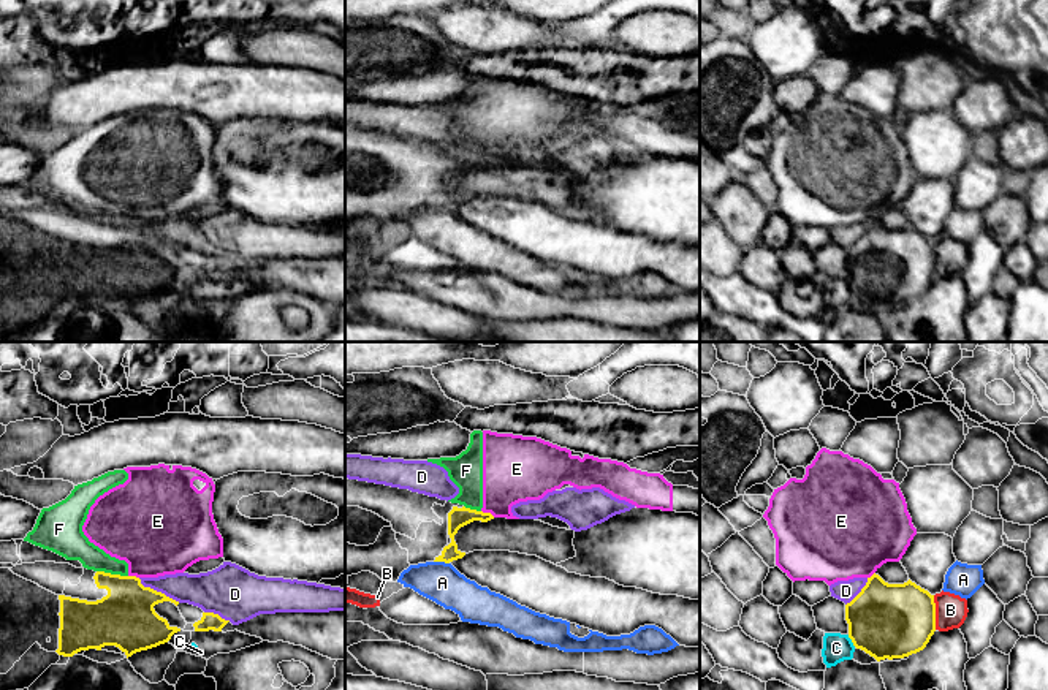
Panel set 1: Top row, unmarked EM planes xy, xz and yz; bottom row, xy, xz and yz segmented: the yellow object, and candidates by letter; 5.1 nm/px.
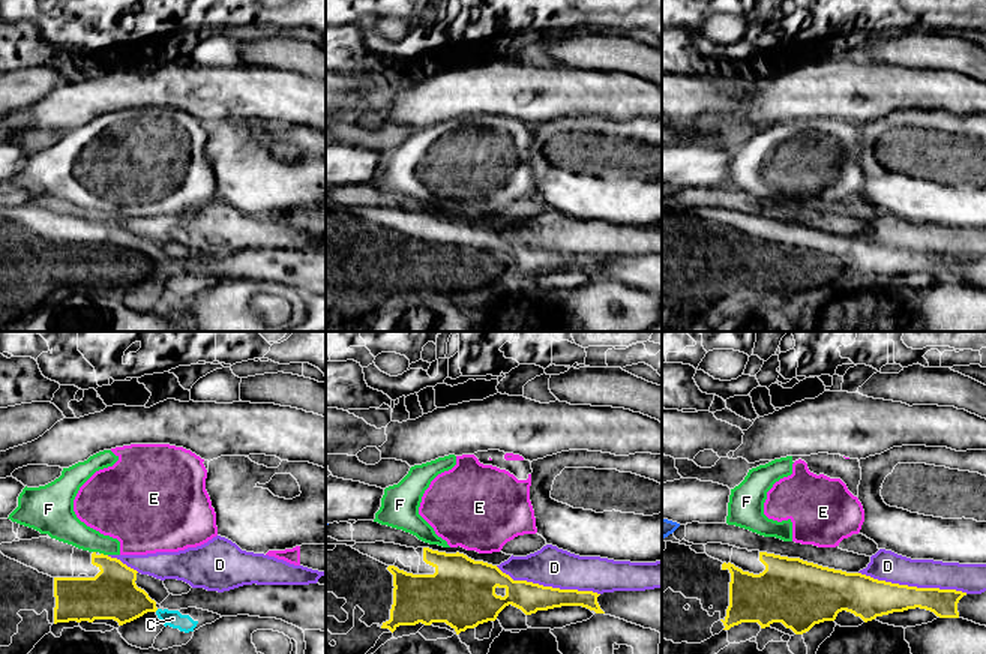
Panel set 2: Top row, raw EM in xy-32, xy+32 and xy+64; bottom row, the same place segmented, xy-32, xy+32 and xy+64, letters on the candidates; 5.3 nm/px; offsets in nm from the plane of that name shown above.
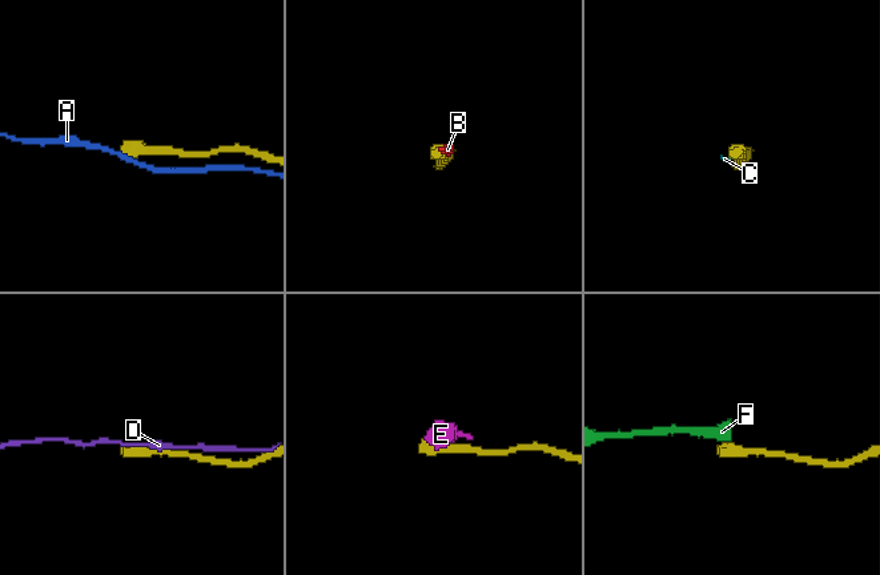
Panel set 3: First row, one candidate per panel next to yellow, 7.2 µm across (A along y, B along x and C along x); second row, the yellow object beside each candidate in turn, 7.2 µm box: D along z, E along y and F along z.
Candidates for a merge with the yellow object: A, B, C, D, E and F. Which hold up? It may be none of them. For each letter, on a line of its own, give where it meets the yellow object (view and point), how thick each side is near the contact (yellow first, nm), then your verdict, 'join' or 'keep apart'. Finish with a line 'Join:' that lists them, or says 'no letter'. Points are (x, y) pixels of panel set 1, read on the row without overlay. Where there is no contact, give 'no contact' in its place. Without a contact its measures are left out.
A: meets yellow in xz at (442, 206); 100 nm thick on the yellow side, 200 nm on the other; keep apart
B: meets yellow in yz at (934, 258); 380 nm thick on the yellow side, 160 nm on the other; keep apart
C: meets yellow in yz at (852, 287); 380 nm thick on the yellow side, 140 nm on the other; keep apart
D: meets yellow in xy at (159, 238); 300 nm thick on the yellow side, 190 nm on the other; keep apart
E: meets yellow in xz at (488, 159); 100 nm thick on the yellow side, 320 nm on the other; keep apart
F: meets yellow in xy at (113, 220); 300 nm thick on the yellow side, 150 nm on the other; keep apart
Join: no letter

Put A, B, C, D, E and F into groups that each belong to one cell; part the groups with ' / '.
A / B / C / D / E F

